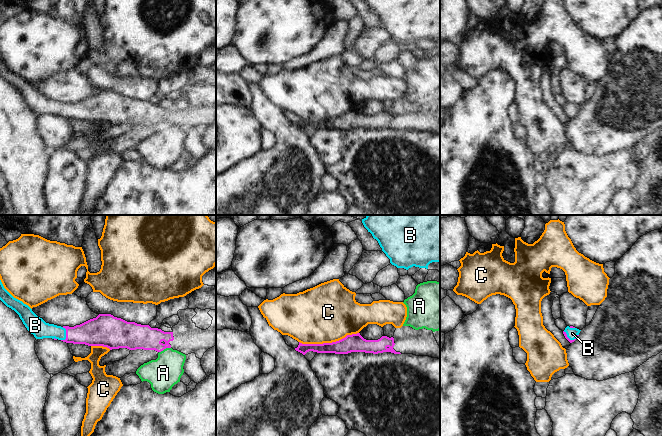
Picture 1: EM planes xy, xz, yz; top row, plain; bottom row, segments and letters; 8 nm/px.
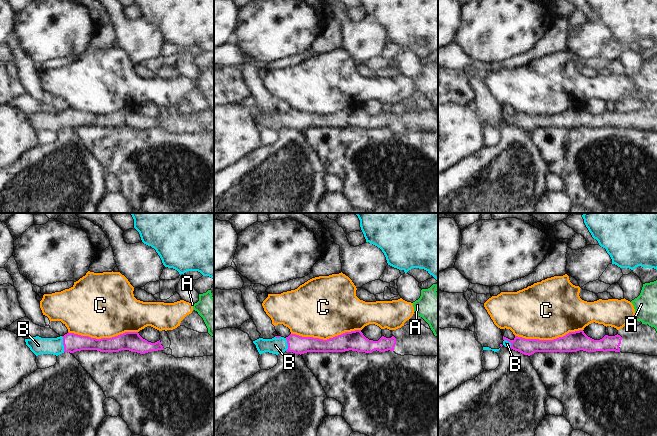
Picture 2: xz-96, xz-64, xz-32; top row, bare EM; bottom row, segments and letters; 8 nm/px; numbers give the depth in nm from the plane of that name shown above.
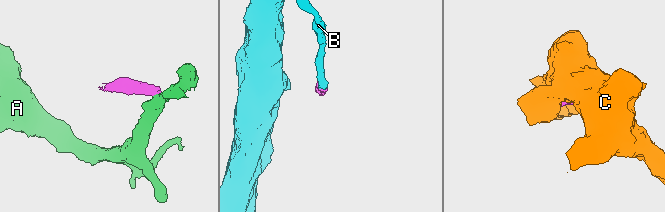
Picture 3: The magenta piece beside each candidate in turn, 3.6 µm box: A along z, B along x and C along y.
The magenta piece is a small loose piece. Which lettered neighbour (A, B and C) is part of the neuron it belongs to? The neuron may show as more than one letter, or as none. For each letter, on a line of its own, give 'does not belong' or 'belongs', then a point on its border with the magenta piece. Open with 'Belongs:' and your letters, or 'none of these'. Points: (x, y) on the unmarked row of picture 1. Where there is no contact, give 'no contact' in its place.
Belongs: B
A: does not belong; meets magenta in xy at (164, 124)
B: belongs; meets magenta in xy at (66, 109)
C: does not belong; meets magenta in xz at (328, 119)

